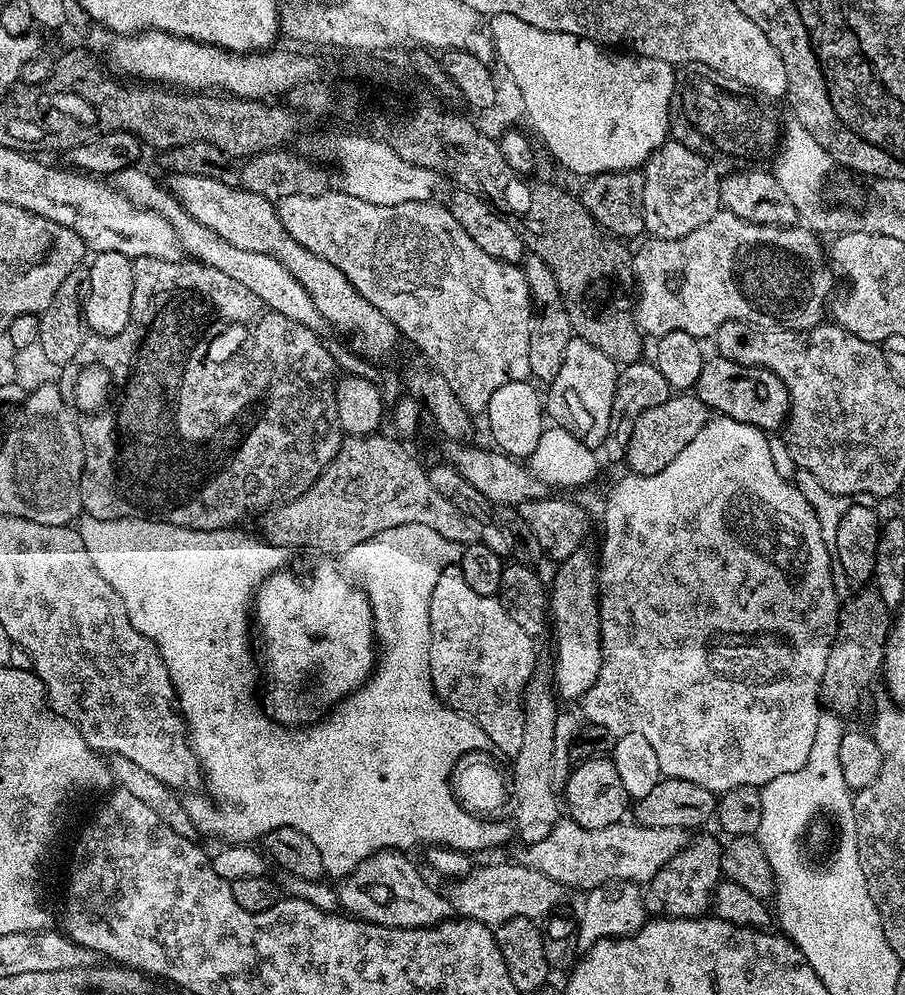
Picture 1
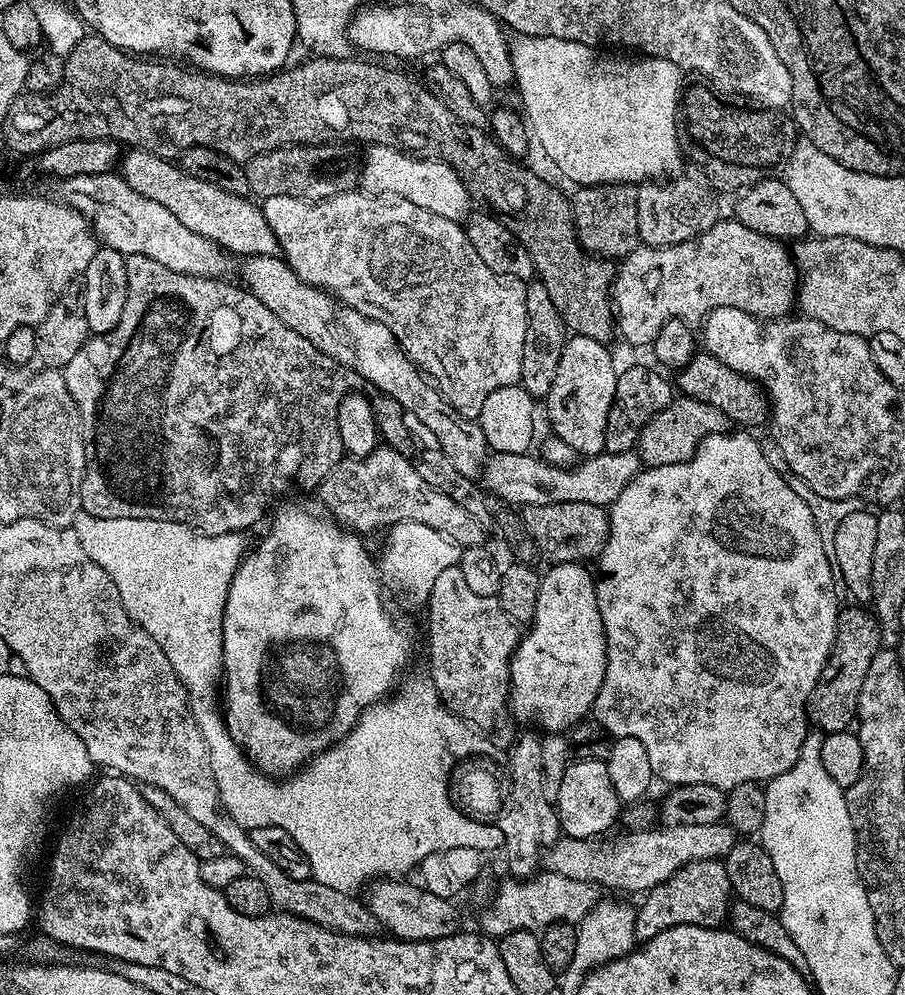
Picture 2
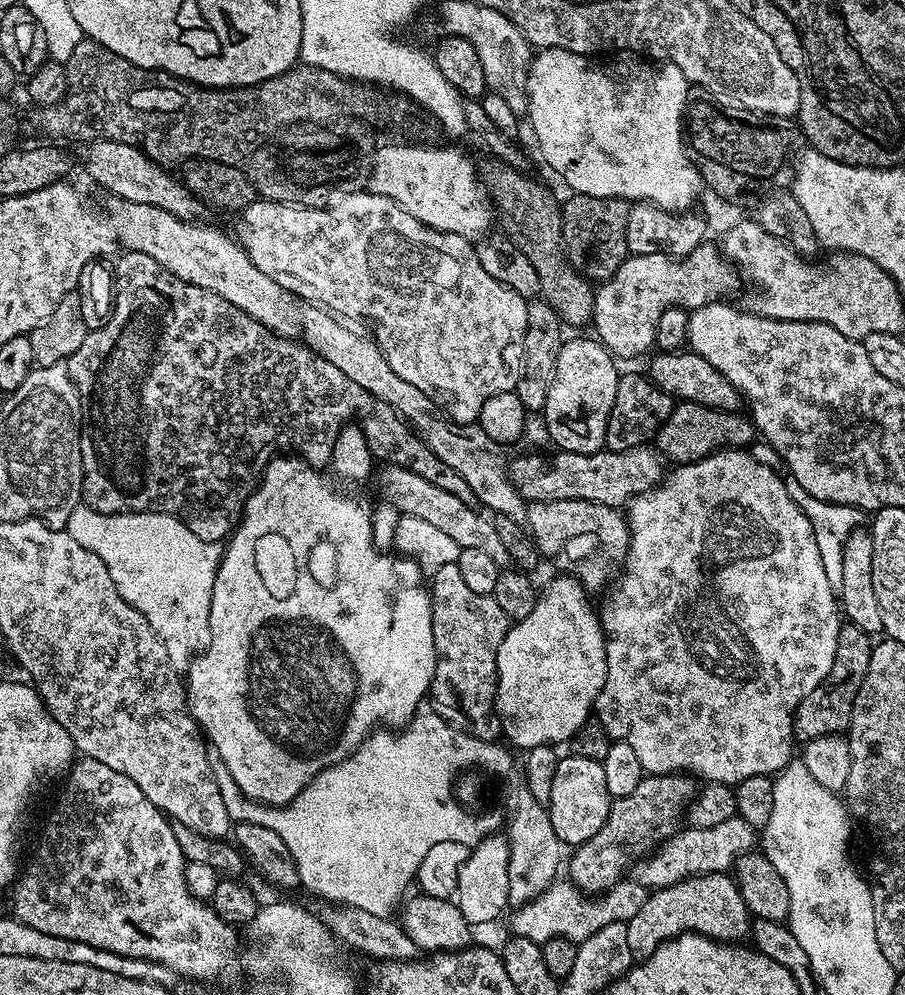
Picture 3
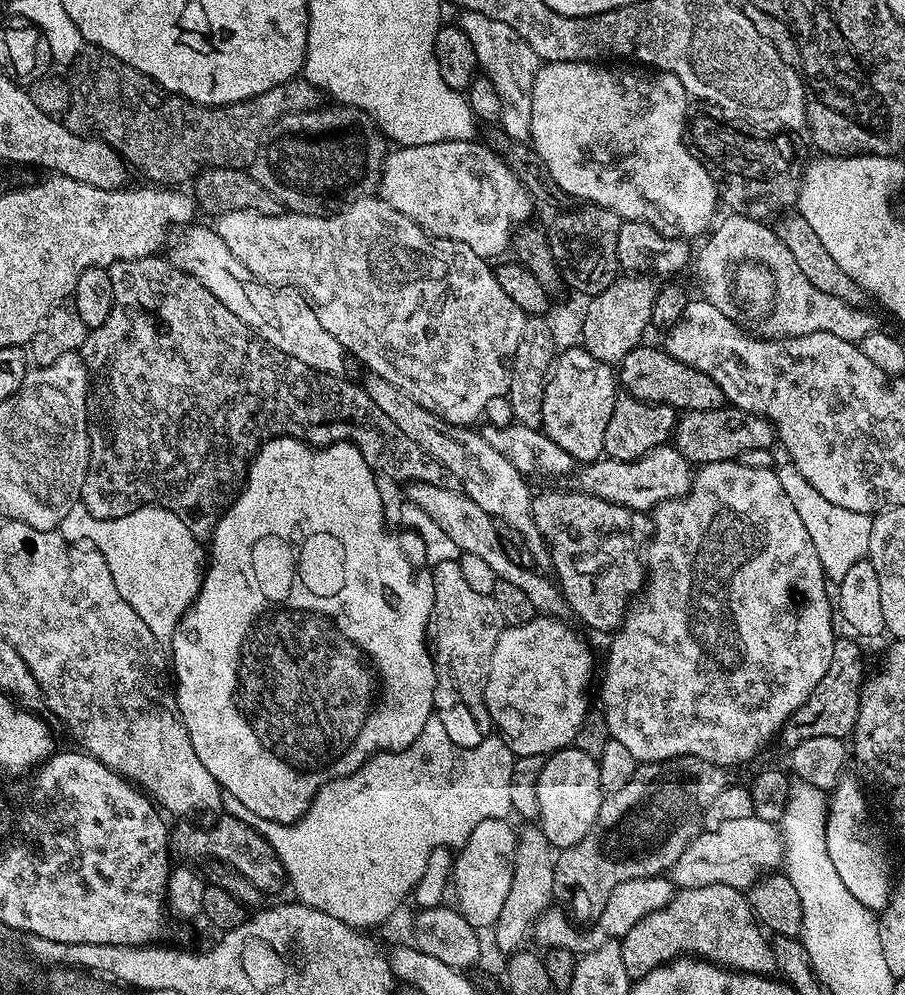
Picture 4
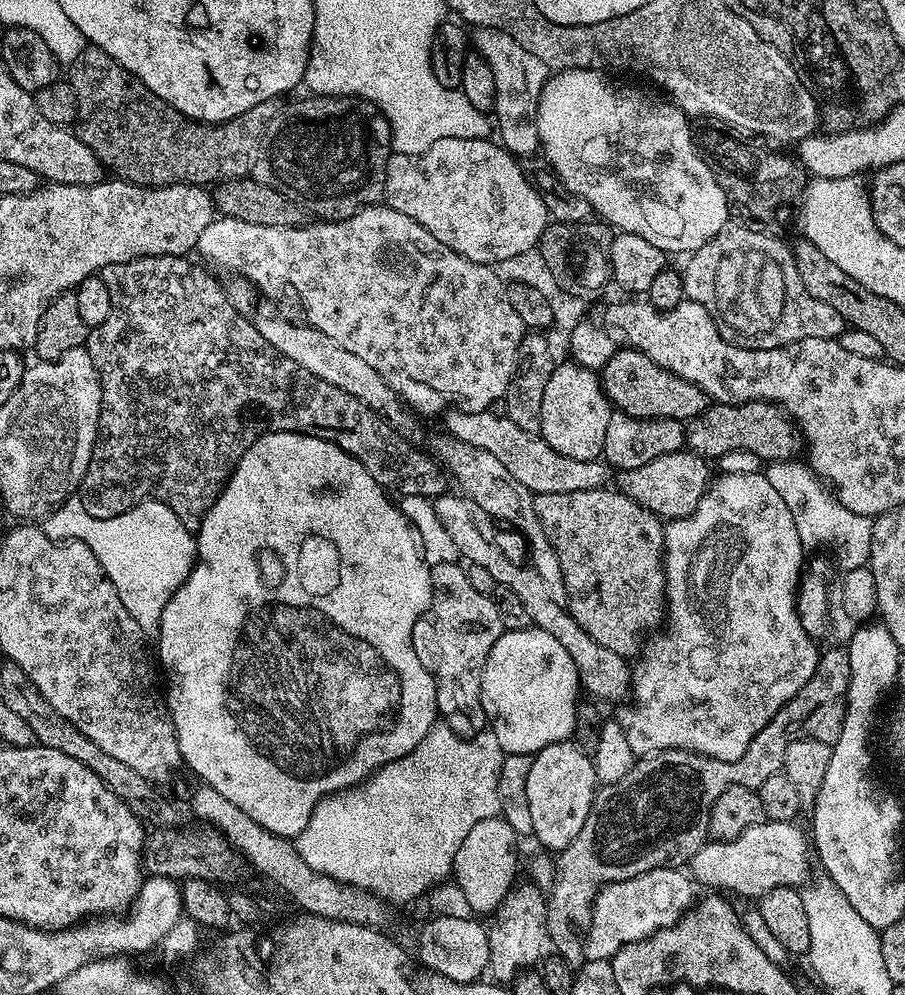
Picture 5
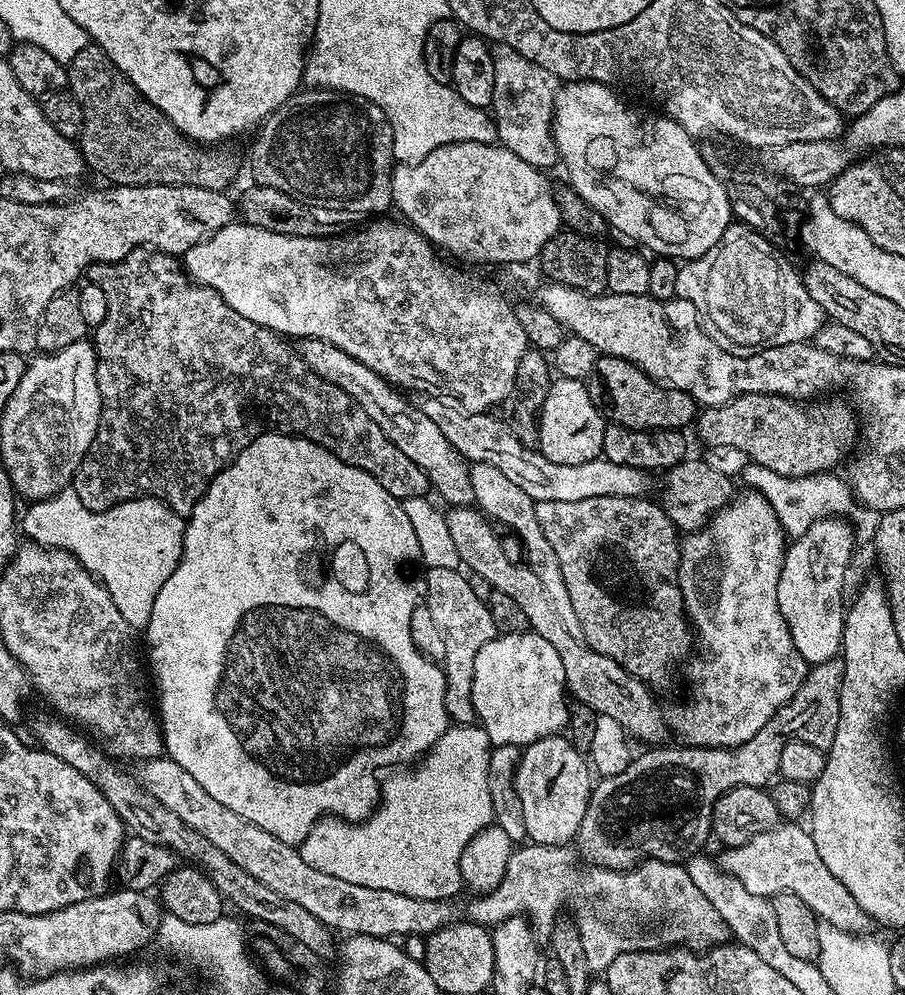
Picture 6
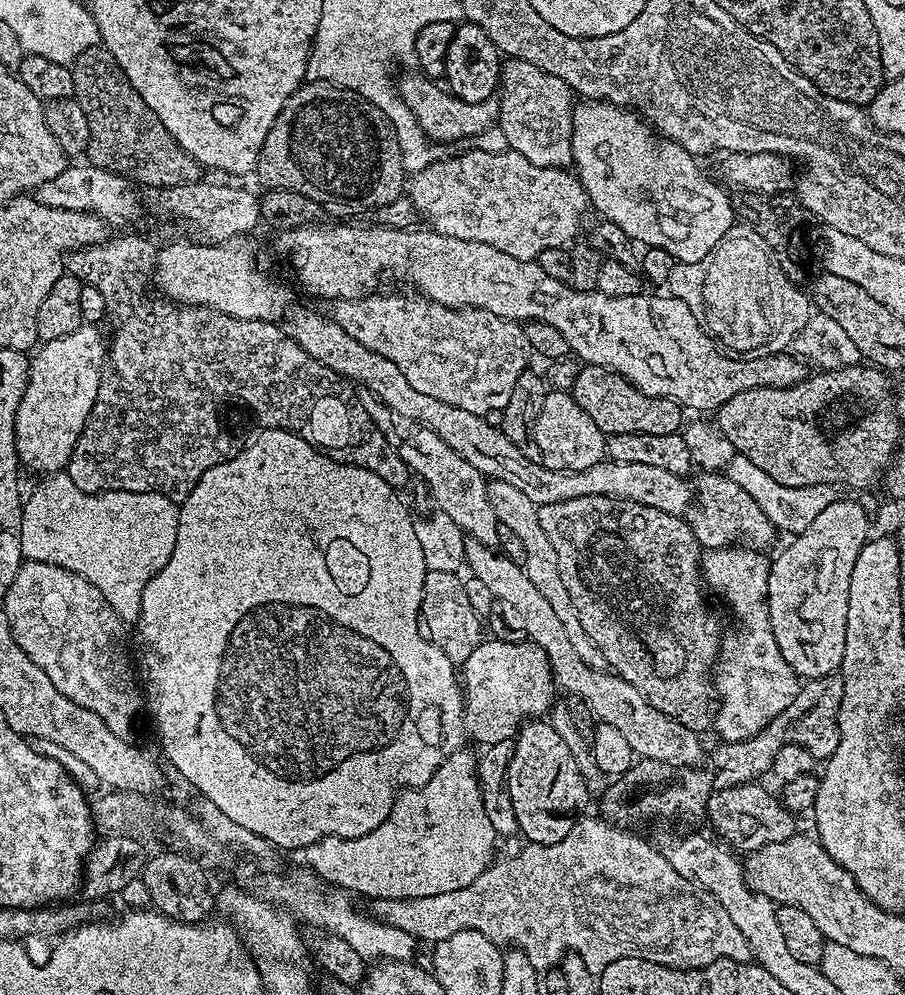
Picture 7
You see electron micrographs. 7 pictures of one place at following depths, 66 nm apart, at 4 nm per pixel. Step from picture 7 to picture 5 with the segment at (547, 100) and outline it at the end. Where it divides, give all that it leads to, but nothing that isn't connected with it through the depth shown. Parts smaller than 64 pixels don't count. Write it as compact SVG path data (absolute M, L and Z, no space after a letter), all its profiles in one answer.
M476 28L474 48L482 58L486 58L486 62L490 62L490 70L494 70L496 83L494 124L495 127L496 124L500 127L499 143L517 158L535 157L540 148L536 115L540 95L549 78L550 70L544 65L542 58L534 58L534 54L526 50L526 46L522 46L517 40L510 38L510 34L502 30Z

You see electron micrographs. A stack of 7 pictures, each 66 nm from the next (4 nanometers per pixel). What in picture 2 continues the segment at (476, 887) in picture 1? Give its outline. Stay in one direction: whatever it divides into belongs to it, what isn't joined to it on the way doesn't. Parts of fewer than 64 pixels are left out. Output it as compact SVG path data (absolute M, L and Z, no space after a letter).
M547 870L531 878L508 878L493 898L492 905L481 914L479 927L483 935L499 938L511 932L543 930L552 924L575 921L576 888L578 881L574 878Z

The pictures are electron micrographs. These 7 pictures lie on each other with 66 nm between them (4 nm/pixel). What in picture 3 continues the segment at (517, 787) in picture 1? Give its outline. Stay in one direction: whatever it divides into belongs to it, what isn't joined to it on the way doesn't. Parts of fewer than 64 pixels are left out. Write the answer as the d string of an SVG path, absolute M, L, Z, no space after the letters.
M524 794L513 806L512 817L507 817L506 837L509 844L509 905L529 904L534 898L543 896L546 889L553 887L557 879L556 871L562 868L562 845L558 834L554 834L547 807L535 796Z

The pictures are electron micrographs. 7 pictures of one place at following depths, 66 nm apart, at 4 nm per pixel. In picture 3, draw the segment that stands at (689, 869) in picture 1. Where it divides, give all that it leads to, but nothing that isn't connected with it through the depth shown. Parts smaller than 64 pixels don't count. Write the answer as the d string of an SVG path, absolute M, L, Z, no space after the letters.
M715 872L691 876L669 888L657 888L634 914L627 920L626 936L630 941L630 950L637 961L645 960L658 946L683 932L697 932L699 936L708 936L721 942L740 942L749 935L750 913L735 879L728 872Z

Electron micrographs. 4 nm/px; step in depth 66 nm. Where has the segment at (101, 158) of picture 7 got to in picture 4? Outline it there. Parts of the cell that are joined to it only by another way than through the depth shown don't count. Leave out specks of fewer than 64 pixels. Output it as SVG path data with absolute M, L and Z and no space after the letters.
M91 46L85 47L81 52L74 65L76 77L71 77L71 89L73 95L71 108L66 113L66 123L71 132L78 132L81 136L91 136L95 139L101 140L109 144L119 156L124 157L125 161L133 169L136 168L145 176L145 181L151 182L156 186L180 186L183 180L191 181L193 178L200 175L201 171L205 168L244 168L246 164L246 156L244 160L244 148L248 148L251 144L259 145L260 139L264 136L264 124L275 121L282 116L288 116L291 112L310 112L313 111L321 103L322 93L319 88L316 88L309 80L297 78L295 80L288 80L285 84L274 86L270 90L266 90L261 96L252 96L249 100L244 100L240 104L227 104L221 108L207 108L201 104L192 104L188 100L183 100L180 96L175 96L172 92L165 92L159 84L154 83L149 76L142 74L138 70L134 70L134 66L130 66L126 62L122 62L118 58L114 58L114 54L103 52L101 48L93 48Z

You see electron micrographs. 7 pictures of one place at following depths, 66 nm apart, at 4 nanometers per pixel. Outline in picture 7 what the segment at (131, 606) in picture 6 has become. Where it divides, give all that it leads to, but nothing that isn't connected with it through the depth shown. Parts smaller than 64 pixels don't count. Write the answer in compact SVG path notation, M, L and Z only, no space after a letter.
M52 474L41 480L44 481L41 482L40 488L34 489L29 496L27 493L26 499L23 501L22 554L24 560L50 562L54 566L62 566L66 570L86 578L86 582L93 584L102 594L102 598L106 598L106 602L112 607L114 614L118 614L118 618L123 620L125 625L135 625L136 619L140 617L140 595L144 592L144 587L148 585L150 578L154 578L154 574L158 574L162 570L162 566L166 566L166 562L170 562L170 554L174 554L174 542L178 538L178 518L180 517L177 501L157 492L101 492L98 496L87 496L82 490L78 490L78 486L74 486L74 482L67 474Z

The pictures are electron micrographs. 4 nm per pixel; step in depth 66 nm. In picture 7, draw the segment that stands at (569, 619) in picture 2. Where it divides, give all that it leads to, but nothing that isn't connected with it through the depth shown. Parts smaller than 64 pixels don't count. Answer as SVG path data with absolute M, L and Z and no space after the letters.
M488 638L476 647L468 660L464 661L462 687L465 715L468 724L472 724L470 737L473 741L477 740L480 746L487 746L494 742L513 739L525 722L545 715L550 706L548 702L552 698L552 688L554 689L552 666L537 644Z

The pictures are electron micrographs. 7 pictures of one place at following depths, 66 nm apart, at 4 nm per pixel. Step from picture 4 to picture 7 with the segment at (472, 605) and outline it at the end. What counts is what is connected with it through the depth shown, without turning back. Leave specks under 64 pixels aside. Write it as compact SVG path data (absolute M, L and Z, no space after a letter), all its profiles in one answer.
M434 570L426 574L419 619L426 629L427 639L438 645L456 666L463 665L482 643L482 618L467 601L464 581L455 572Z

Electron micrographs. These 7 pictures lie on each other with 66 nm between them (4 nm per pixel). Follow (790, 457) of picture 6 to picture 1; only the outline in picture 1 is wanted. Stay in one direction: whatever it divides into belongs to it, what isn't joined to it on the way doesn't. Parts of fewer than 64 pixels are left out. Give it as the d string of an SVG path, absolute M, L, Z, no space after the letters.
M673 394L666 402L650 406L650 410L643 412L634 422L628 449L624 451L627 471L643 476L658 474L658 470L670 466L670 462L674 462L674 458L694 442L694 434L706 426L709 418L710 409L695 394Z

